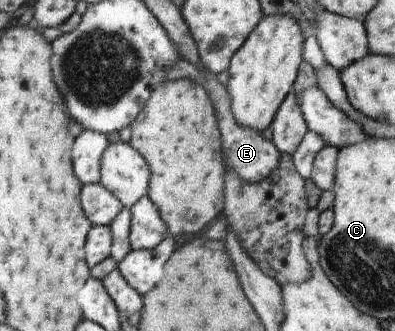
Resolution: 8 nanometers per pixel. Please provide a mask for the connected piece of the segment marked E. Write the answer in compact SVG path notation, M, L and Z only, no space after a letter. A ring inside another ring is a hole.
M179 59L169 70L167 70L167 80L178 80L179 78L189 78L201 84L211 98L214 105L214 114L216 122L222 135L222 153L225 165L233 170L243 181L258 182L265 176L271 173L271 170L277 168L280 158L280 151L277 146L271 141L262 137L262 134L257 130L252 130L247 126L239 125L236 122L233 110L231 109L231 98L227 86L219 82L217 74L211 73L205 68L193 65L187 60Z

